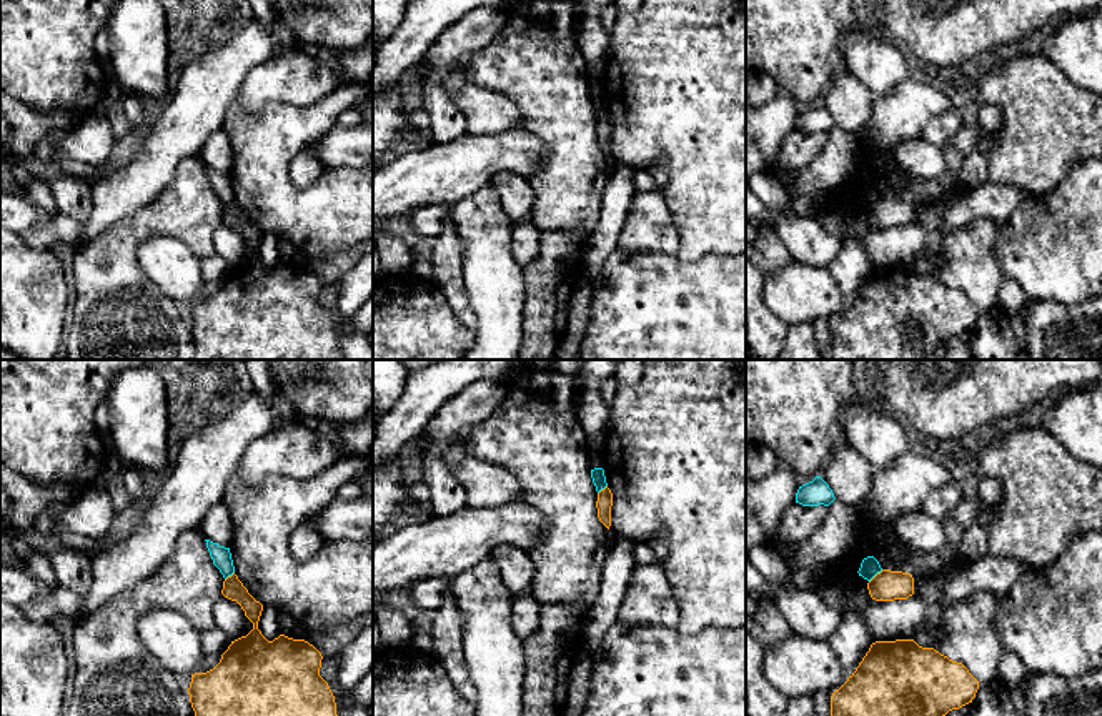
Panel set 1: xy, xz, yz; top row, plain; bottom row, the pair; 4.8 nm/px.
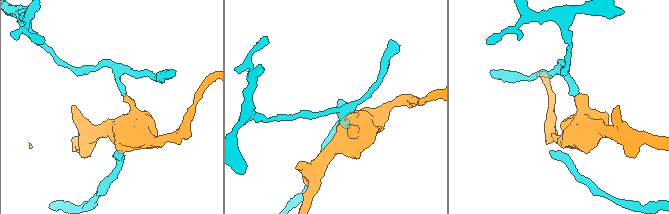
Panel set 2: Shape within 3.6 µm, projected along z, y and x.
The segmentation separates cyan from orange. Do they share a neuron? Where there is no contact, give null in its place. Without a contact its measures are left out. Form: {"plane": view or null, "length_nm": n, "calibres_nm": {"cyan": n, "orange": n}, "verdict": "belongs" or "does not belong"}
{"plane": "yz", "length_nm": 90, "calibres_nm": {"cyan": 90, "orange": 150}, "verdict": "does not belong"}

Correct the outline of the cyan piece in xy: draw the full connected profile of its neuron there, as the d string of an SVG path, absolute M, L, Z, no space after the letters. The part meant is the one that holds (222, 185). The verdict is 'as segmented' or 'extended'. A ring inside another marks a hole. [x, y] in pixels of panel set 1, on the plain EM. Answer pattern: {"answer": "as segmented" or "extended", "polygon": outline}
{"answer": "as segmented", "polygon": "M205 167L205 168L210 178L210 183L213 186L213 191L220 196L220 200L226 206L228 203L235 200L230 175L220 173L218 170L213 170L210 167Z"}

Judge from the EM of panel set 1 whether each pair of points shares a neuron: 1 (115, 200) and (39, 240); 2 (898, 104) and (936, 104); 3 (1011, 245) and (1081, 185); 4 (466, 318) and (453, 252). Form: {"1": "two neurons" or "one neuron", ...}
{"1": "one neuron", "2": "one neuron", "3": "one neuron", "4": "one neuron"}

